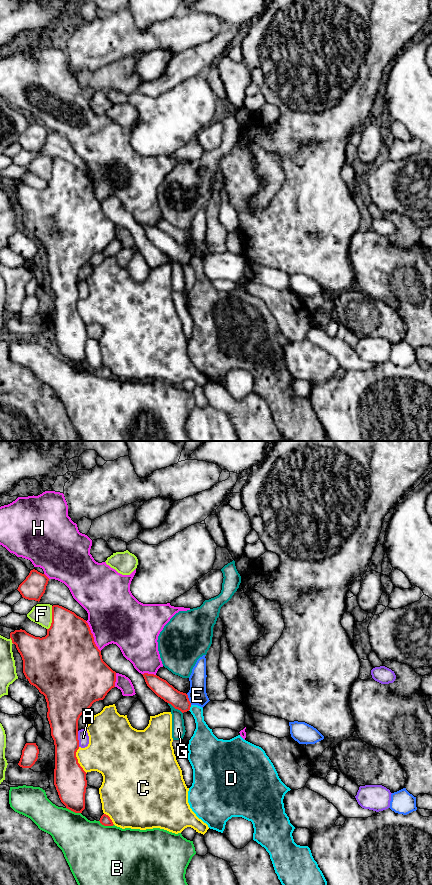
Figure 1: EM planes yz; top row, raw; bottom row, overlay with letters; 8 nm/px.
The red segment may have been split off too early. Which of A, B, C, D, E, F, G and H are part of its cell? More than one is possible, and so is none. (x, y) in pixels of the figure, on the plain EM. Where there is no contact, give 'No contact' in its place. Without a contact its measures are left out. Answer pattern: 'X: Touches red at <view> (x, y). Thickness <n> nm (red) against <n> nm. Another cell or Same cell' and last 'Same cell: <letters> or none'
A: Touches red at yz (77, 291). Thickness 260 nm (red) against 90 nm. Another cell
B: Touches red at yz (106, 377). Thickness 90 nm (red) against 500 nm. Another cell
C: Touches red at yz (77, 312). Thickness 260 nm (red) against 340 nm. Another cell
D: Touches red at yz (189, 260). Thickness 140 nm (red) against 160 nm. Another cell
E: Touches red at yz (188, 251). Thickness 140 nm (red) against 150 nm. Another cell
F: Touches red at yz (52, 170). Thickness 400 nm (red) against 160 nm. Another cell
G: Touches red at yz (175, 260). Thickness 140 nm (red) against 110 nm. Another cell
H: Touches red at yz (92, 188). Thickness 480 nm (red) against 440 nm. Another cell
Same cell: none

